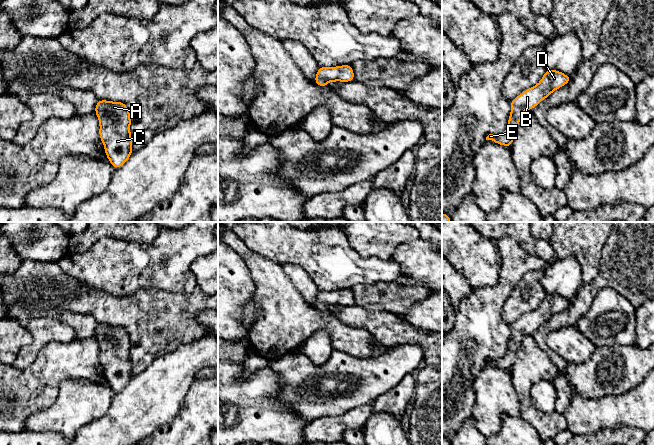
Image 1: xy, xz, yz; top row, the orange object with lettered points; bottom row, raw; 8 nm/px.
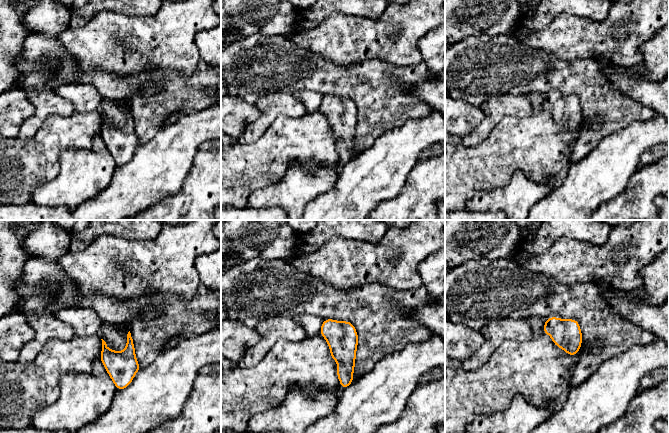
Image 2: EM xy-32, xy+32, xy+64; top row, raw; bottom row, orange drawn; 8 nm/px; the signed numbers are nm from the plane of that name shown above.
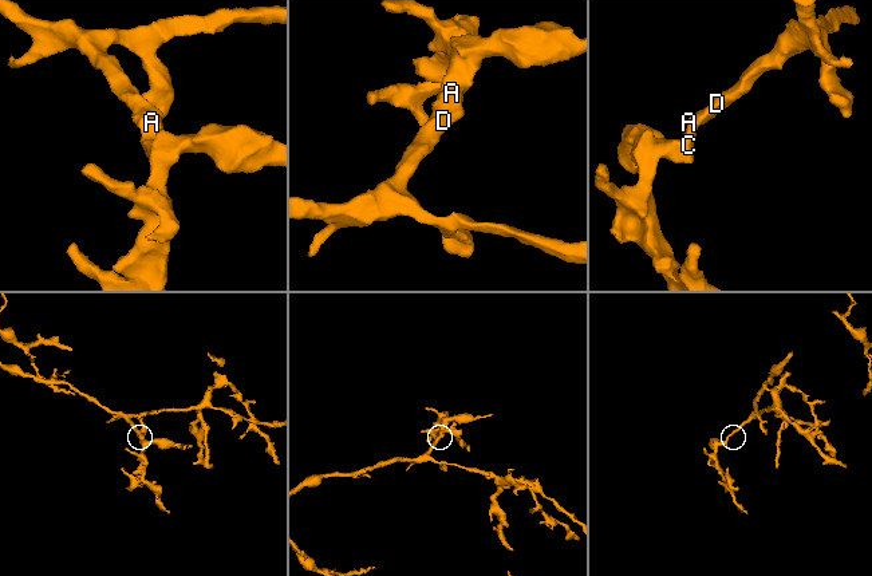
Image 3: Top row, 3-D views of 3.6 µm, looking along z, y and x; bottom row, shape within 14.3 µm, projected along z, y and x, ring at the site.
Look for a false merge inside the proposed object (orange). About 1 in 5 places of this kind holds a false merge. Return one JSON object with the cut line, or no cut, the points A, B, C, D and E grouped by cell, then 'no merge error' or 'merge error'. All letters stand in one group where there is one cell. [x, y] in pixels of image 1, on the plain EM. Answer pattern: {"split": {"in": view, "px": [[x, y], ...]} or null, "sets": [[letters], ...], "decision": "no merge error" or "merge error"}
{"split": null, "sets": [["A", "B", "C", "D", "E"]], "decision": "no merge error"}

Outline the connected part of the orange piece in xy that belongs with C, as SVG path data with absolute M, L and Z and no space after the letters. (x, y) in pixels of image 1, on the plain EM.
M98 324L94 337L100 347L99 360L114 393L121 391L132 378L131 342L123 326Z

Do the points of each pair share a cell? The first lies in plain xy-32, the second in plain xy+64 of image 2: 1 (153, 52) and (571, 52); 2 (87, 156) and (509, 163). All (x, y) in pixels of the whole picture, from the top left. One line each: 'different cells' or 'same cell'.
1: same cell
2: different cells

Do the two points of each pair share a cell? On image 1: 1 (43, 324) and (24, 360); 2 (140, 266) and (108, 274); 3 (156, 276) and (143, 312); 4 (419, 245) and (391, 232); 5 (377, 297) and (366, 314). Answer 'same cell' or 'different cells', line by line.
1: same cell
2: same cell
3: different cells
4: different cells
5: different cells

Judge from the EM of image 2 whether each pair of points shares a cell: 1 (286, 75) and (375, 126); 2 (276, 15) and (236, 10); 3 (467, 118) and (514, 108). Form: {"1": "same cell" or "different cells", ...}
{"1": "same cell", "2": "same cell", "3": "different cells"}

